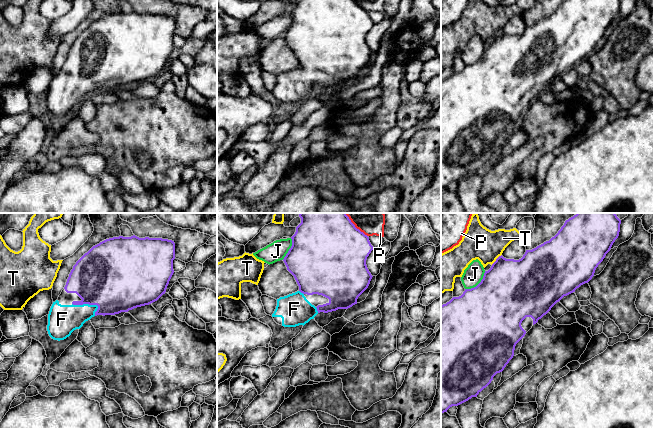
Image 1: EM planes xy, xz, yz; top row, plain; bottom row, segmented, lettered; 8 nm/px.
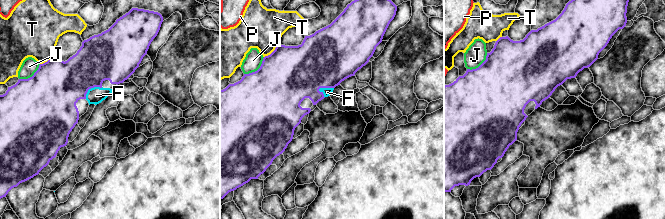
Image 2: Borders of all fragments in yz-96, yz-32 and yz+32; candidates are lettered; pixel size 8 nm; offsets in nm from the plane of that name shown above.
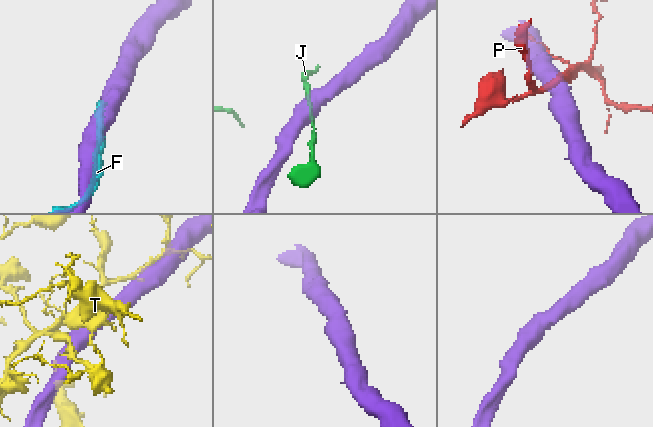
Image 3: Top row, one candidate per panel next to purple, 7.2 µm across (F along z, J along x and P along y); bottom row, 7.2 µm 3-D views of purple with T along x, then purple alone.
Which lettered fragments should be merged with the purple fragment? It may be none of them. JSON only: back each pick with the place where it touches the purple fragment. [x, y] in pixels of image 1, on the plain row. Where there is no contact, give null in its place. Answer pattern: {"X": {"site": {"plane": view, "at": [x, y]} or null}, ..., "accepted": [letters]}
{"F": {"site": {"plane": "xy", "at": [86, 79]}}, "accepted": ["F"]}

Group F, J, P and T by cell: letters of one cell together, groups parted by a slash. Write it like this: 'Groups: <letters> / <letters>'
Groups: F / J / P / T

